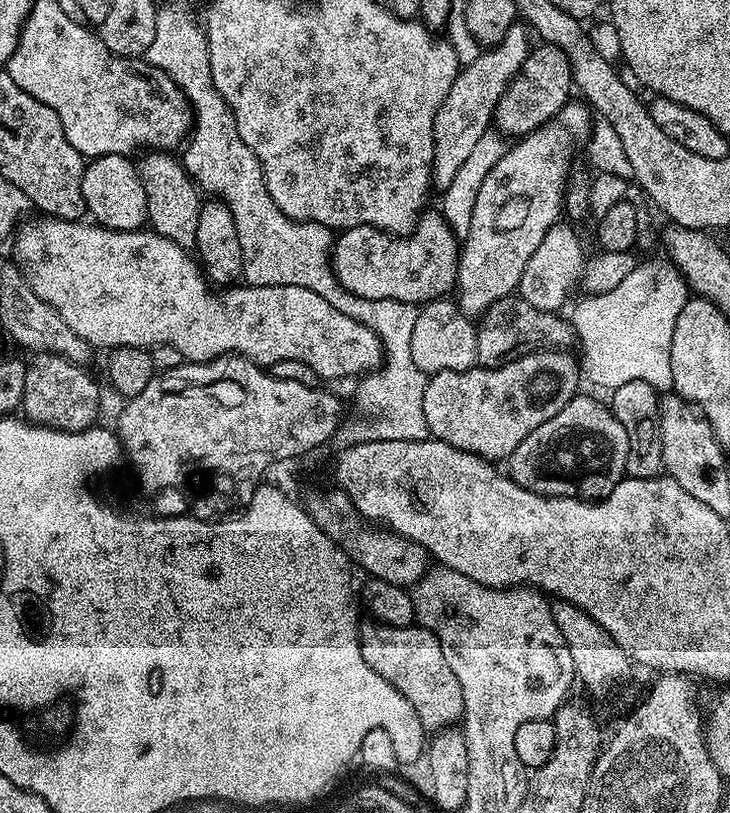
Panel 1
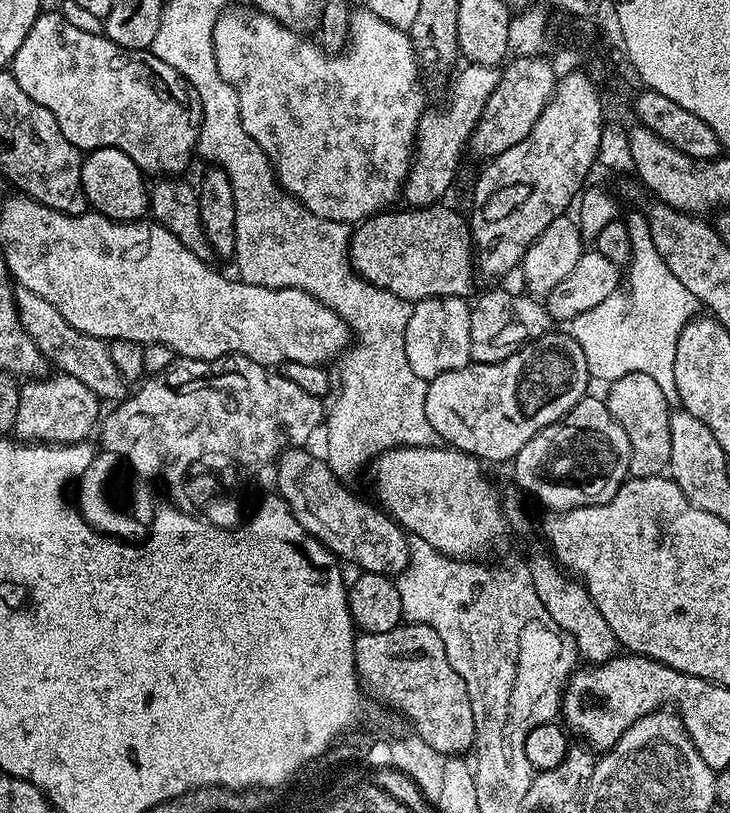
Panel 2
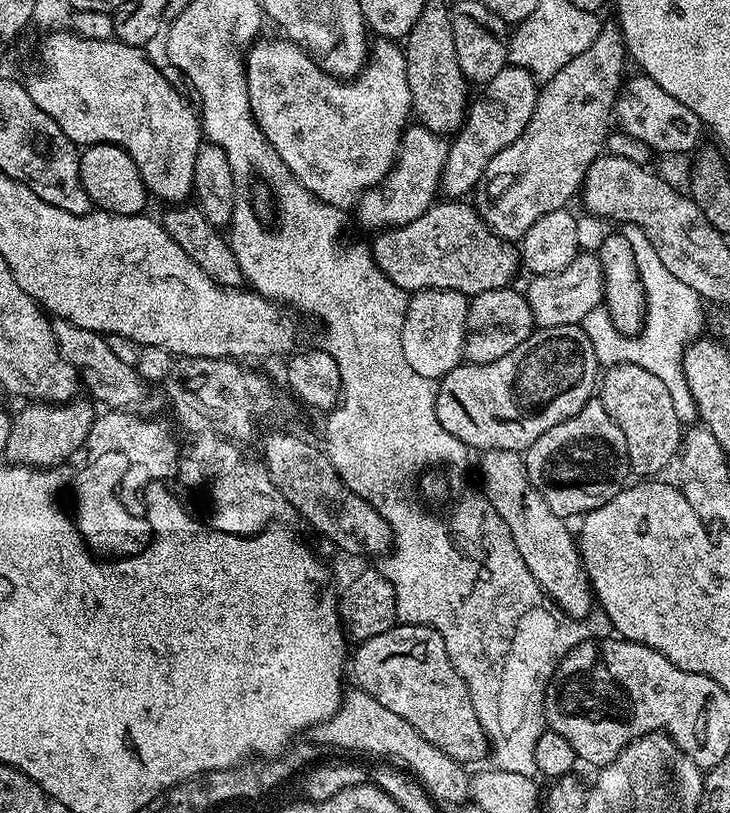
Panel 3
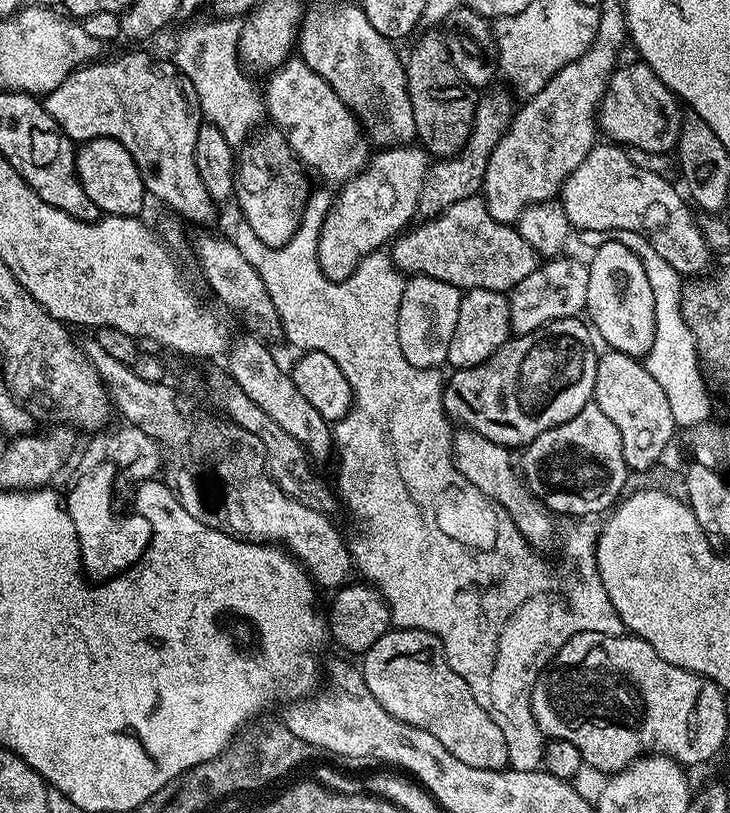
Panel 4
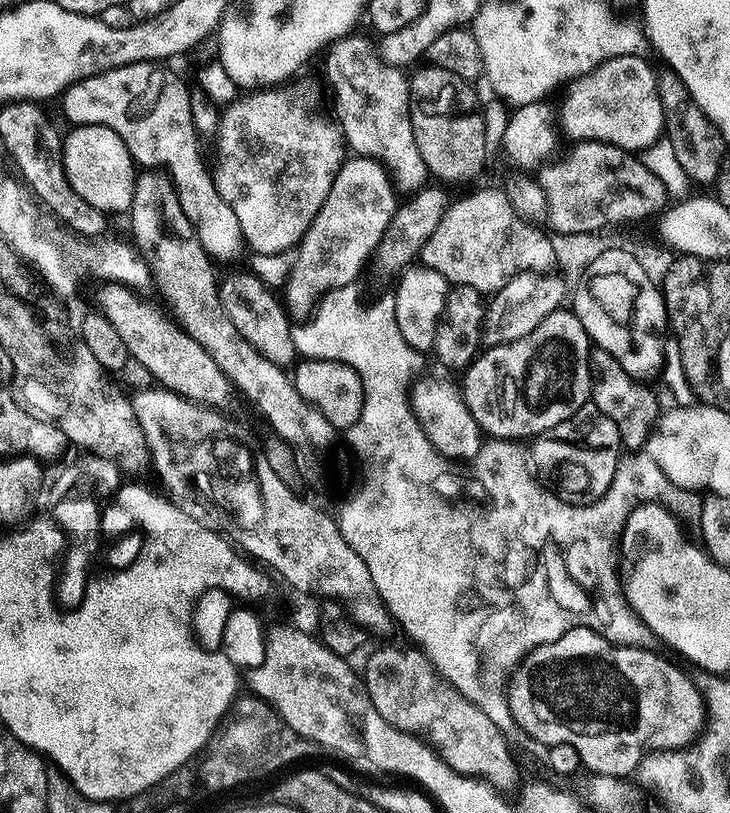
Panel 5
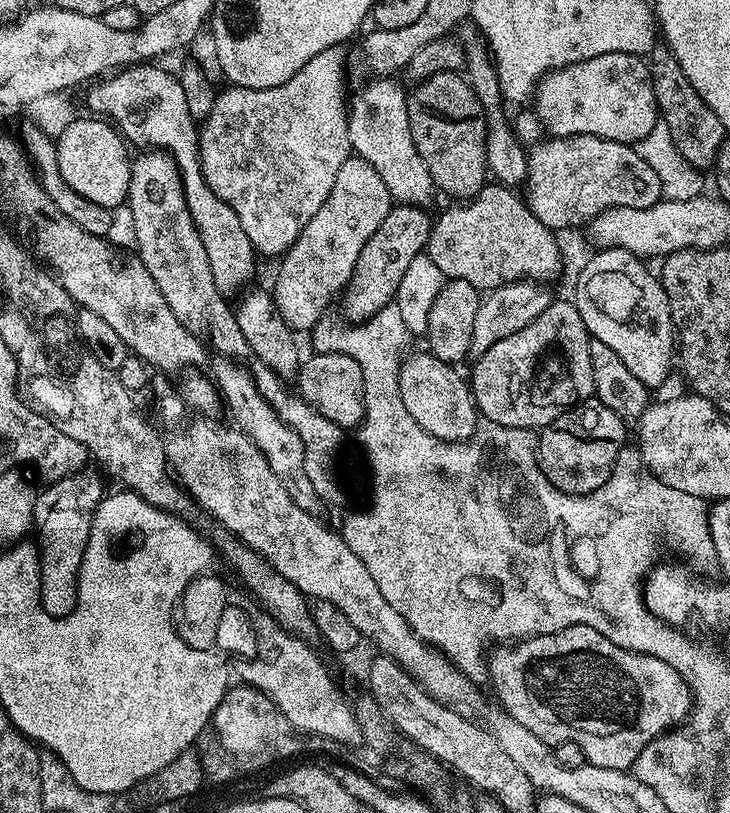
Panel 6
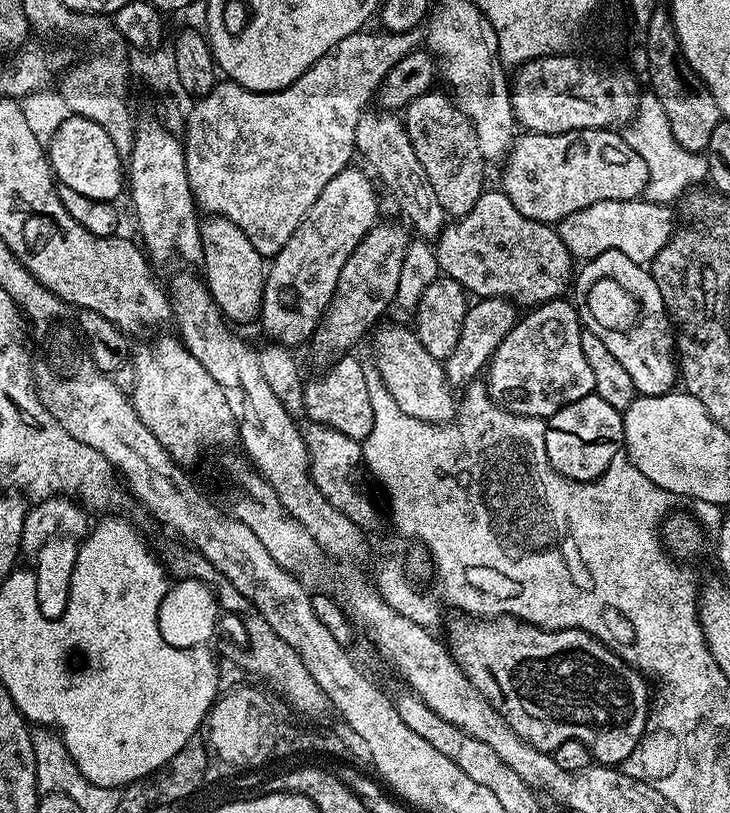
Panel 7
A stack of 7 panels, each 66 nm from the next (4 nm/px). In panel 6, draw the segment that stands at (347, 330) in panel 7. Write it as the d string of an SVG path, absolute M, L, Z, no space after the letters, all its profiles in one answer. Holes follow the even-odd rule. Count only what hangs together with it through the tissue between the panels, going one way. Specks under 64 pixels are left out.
M396 204L382 218L382 226L374 232L374 238L366 242L362 254L348 279L348 287L343 293L344 308L352 318L371 318L380 312L382 307L391 305L396 299L398 282L402 282L402 274L416 256L427 249L428 235L432 233L433 217L424 213L423 207L415 204Z

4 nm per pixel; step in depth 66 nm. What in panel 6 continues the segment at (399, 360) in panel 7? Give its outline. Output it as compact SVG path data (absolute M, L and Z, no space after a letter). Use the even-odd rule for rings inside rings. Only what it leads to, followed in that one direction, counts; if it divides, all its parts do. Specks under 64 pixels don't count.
M421 350L413 360L408 358L401 363L398 388L402 406L406 406L410 418L414 418L422 430L445 444L463 445L477 432L478 413L469 381L465 377L463 380L456 371L453 365L434 358L427 350Z

